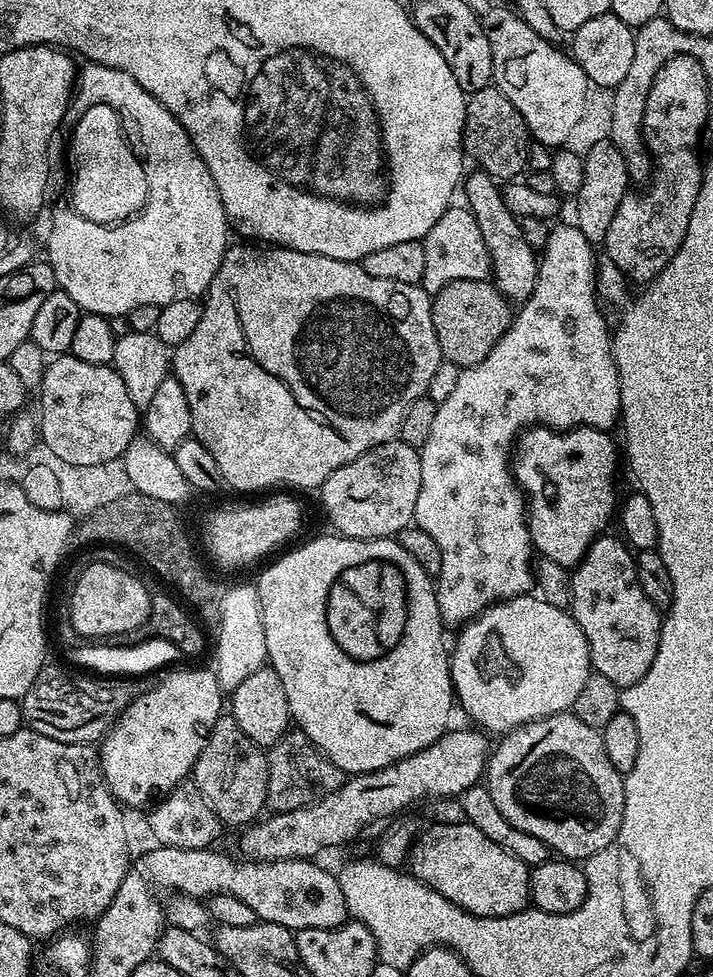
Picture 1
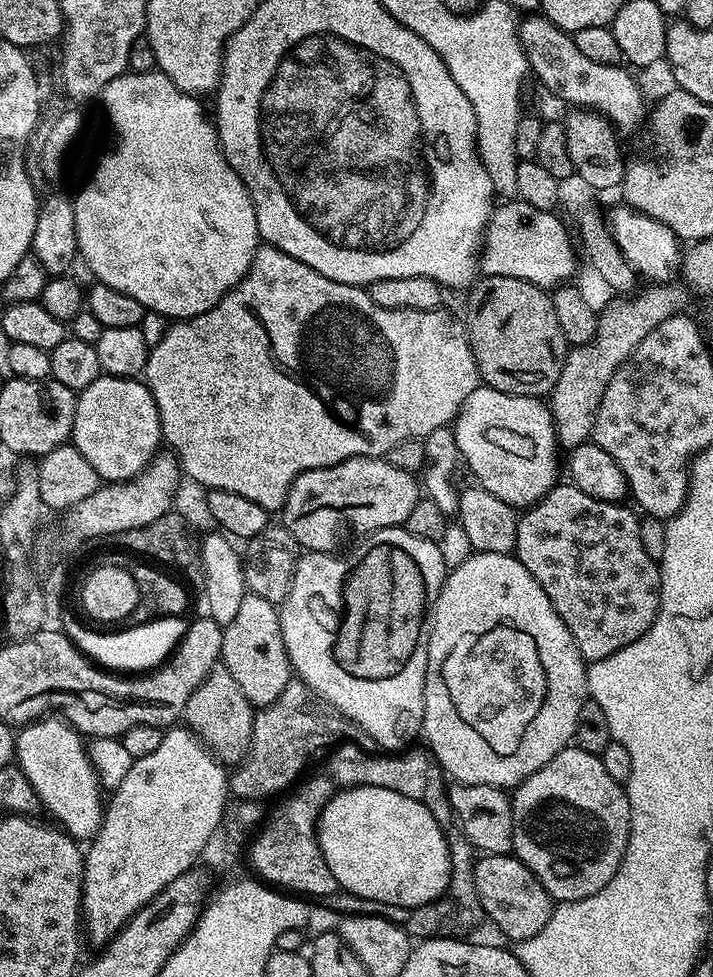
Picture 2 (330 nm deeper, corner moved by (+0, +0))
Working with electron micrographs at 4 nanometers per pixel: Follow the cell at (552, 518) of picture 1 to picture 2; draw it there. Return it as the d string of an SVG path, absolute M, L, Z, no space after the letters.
M487 386L474 389L470 398L460 408L454 421L460 460L468 463L479 487L485 488L494 498L502 498L510 507L527 510L540 501L558 483L556 475L562 472L562 460L556 457L556 427L552 421L551 407L535 396L515 396Z

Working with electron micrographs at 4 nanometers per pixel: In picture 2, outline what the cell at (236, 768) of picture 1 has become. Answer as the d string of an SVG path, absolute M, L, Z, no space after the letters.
M222 666L213 668L212 673L190 694L190 702L186 702L182 720L185 725L191 726L198 733L201 740L208 745L209 752L225 766L235 766L248 755L248 750L252 746L252 717L254 715L254 705L248 701L246 694L238 690L238 682L234 682L234 674Z

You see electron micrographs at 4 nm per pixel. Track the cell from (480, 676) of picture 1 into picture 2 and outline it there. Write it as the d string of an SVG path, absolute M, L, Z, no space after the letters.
M473 551L457 568L451 569L444 577L444 585L438 594L436 603L430 609L430 627L428 630L428 661L426 662L426 682L424 683L424 726L423 739L428 739L431 755L452 775L453 781L461 784L485 784L505 790L515 789L534 770L546 766L554 754L573 743L578 722L578 710L582 710L586 699L588 673L586 661L578 650L566 622L554 610L550 598L546 598L546 590L534 582L530 570L522 566L522 562L512 554L490 554Z

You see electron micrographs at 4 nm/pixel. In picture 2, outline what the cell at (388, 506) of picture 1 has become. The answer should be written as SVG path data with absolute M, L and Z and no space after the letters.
M355 456L353 460L343 460L333 468L315 468L304 472L292 484L282 509L282 524L288 528L300 544L301 549L310 552L335 553L339 544L347 542L351 536L363 537L382 530L403 525L404 519L414 510L414 506L422 499L422 488L417 477L406 470L398 470L398 466L390 466L386 458L375 456Z

